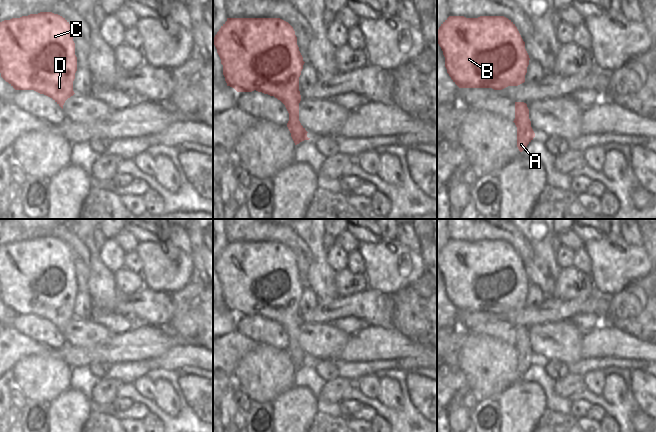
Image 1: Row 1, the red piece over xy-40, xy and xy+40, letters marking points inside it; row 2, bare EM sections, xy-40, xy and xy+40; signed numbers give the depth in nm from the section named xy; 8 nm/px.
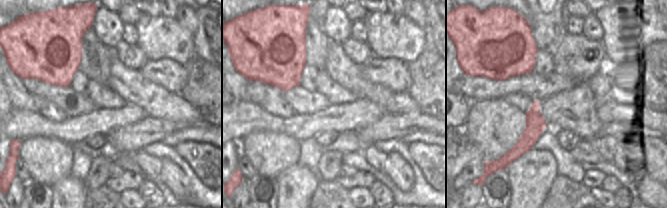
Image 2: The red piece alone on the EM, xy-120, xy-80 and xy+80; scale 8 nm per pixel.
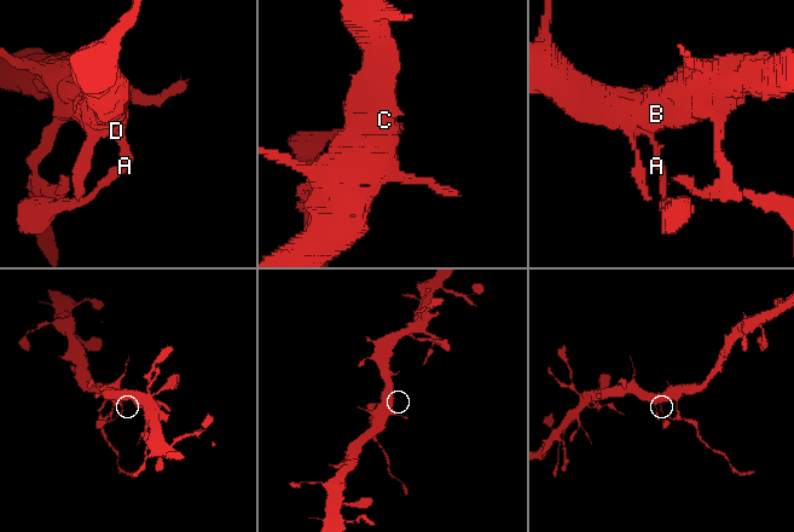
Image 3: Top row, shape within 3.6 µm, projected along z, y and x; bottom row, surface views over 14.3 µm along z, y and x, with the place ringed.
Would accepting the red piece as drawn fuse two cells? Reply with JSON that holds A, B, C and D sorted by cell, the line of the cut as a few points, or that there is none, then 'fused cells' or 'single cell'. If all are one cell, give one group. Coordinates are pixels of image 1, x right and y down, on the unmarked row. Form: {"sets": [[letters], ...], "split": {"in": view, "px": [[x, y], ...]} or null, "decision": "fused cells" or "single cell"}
{"sets": [["A", "B", "C", "D"]], "split": null, "decision": "single cell"}

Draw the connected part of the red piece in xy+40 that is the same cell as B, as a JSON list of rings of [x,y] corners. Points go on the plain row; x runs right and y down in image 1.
[[[449,240],[437,254],[437,267],[443,275],[447,297],[459,312],[502,314],[525,306],[530,284],[525,273],[525,266],[515,248],[504,240],[480,240],[478,242]]]

